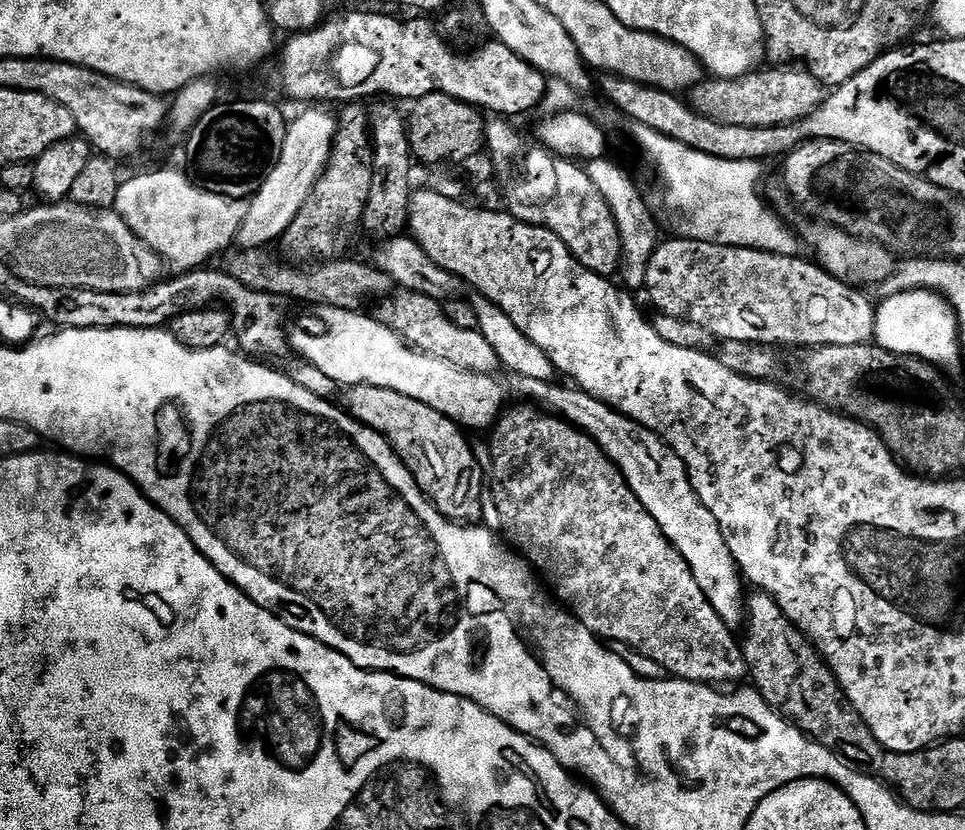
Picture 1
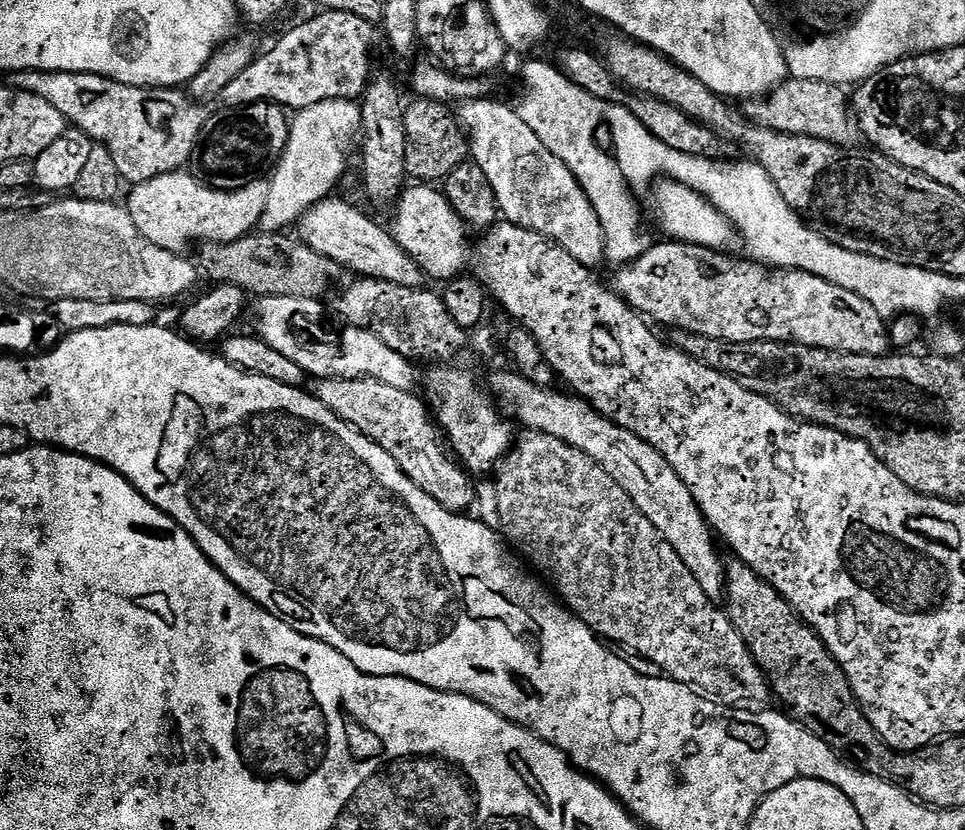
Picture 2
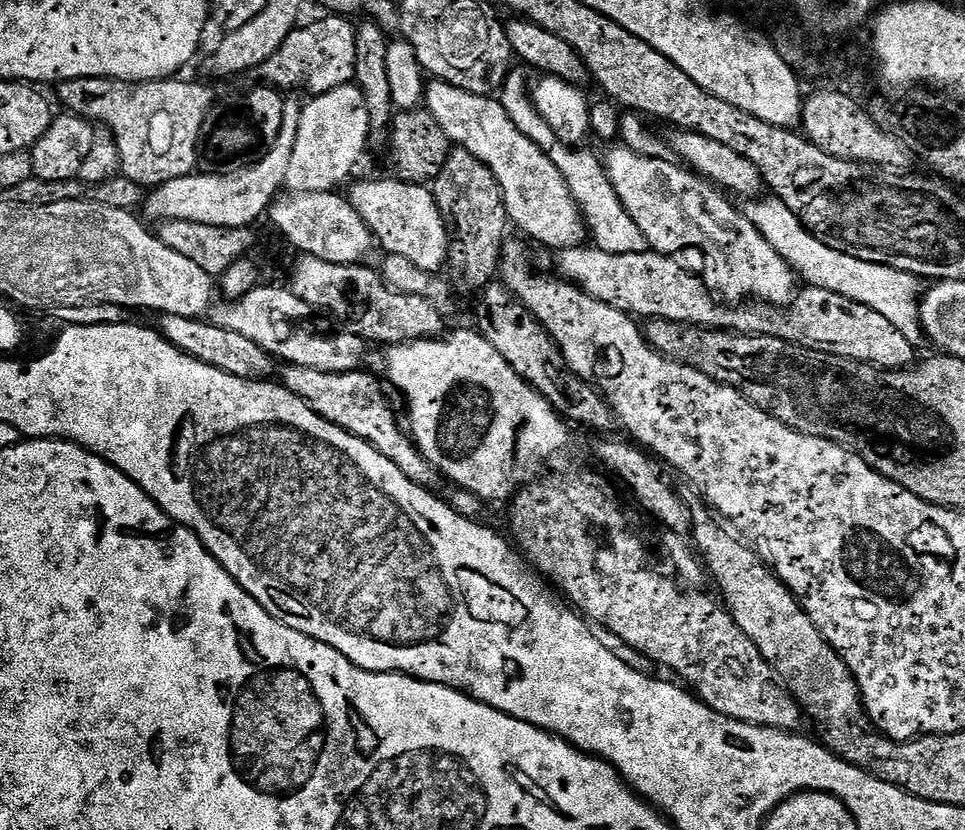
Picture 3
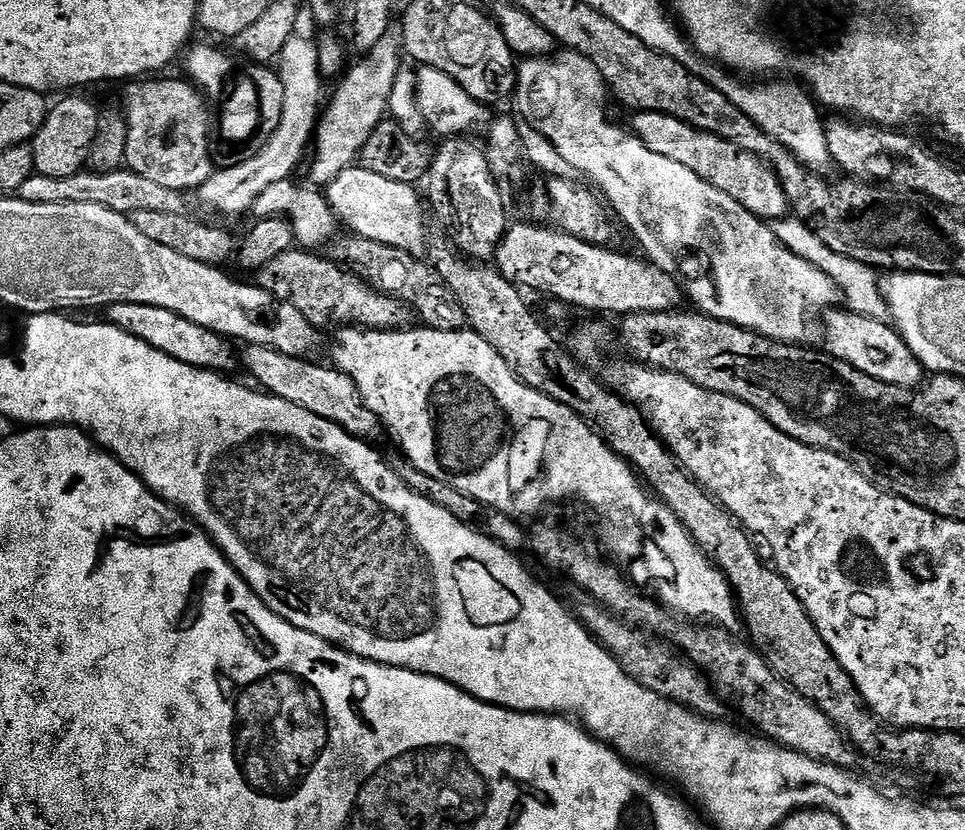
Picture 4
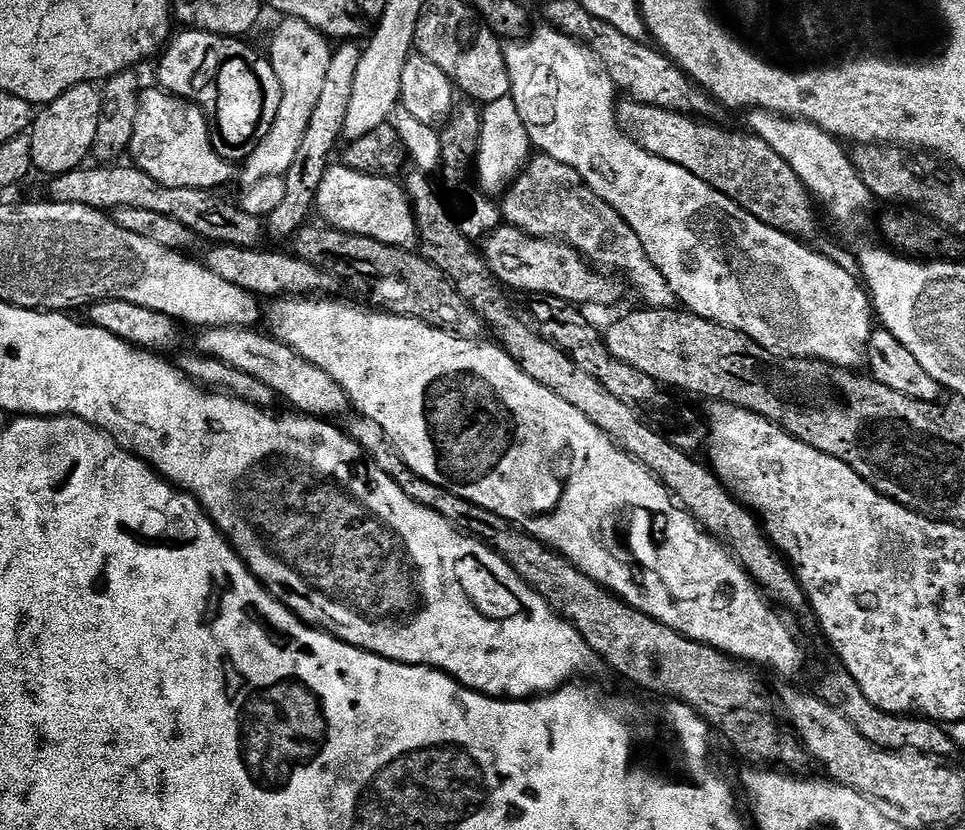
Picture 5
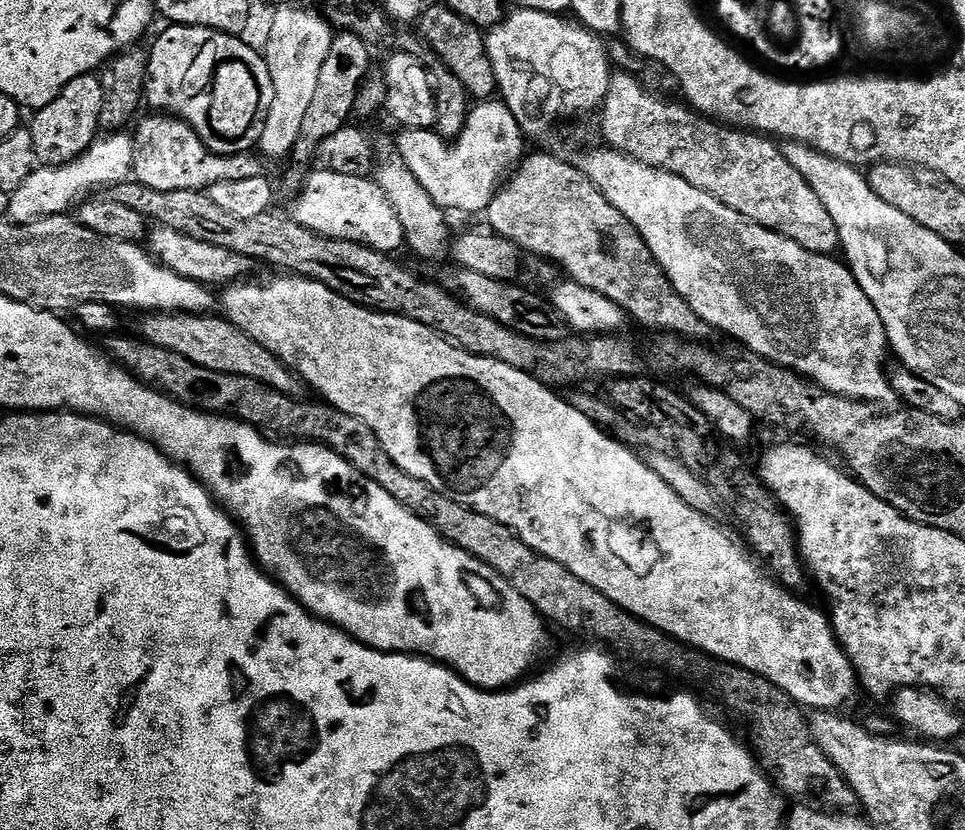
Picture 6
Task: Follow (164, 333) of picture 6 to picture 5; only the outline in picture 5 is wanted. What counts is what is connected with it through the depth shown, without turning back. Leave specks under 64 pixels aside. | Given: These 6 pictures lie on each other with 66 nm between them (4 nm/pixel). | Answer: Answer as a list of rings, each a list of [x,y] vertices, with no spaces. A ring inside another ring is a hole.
[[[205,328],[199,334],[196,344],[203,355],[221,360],[226,366],[238,370],[242,374],[250,374],[250,378],[258,378],[258,382],[266,382],[270,390],[274,390],[281,401],[293,404],[297,413],[313,418],[336,418],[344,411],[349,411],[348,396],[326,374],[324,370],[318,370],[306,358],[302,358],[293,348],[287,348],[281,340],[271,335],[258,332],[252,328]]]

